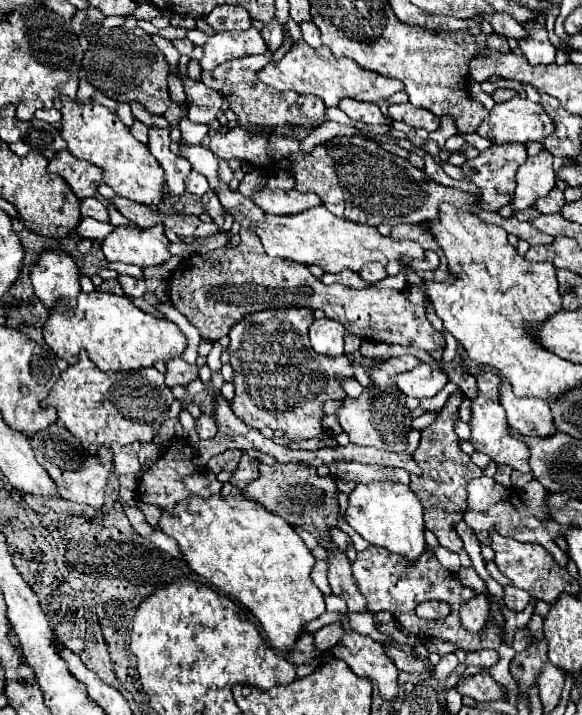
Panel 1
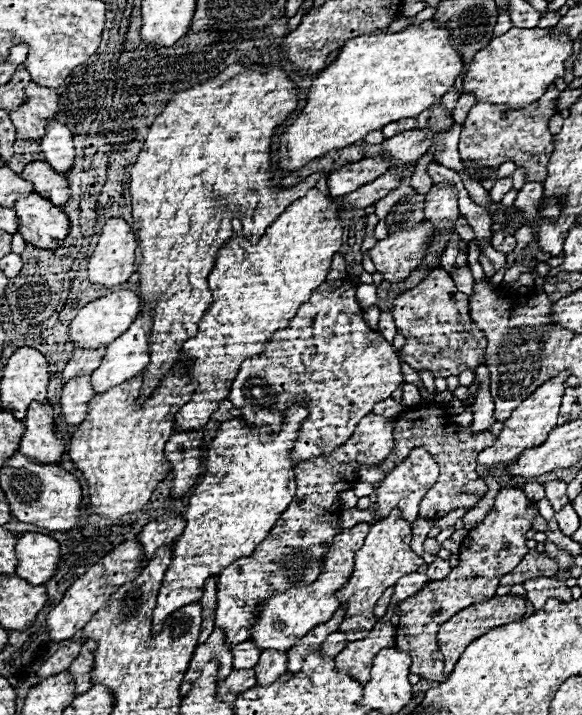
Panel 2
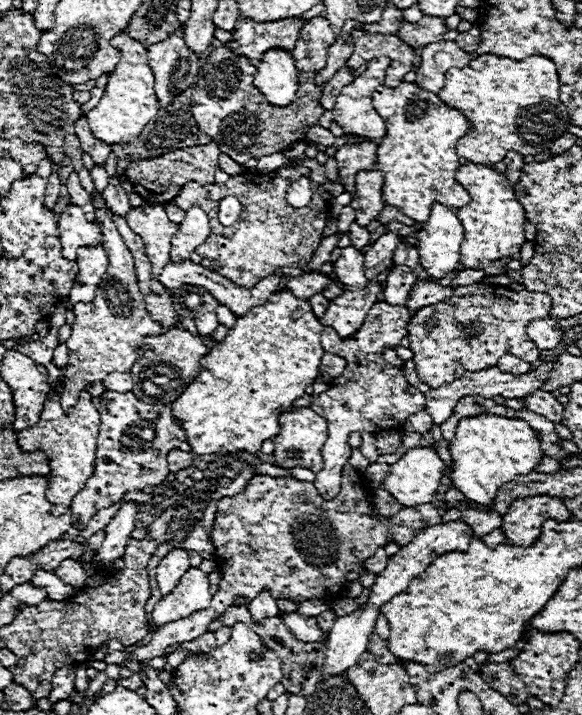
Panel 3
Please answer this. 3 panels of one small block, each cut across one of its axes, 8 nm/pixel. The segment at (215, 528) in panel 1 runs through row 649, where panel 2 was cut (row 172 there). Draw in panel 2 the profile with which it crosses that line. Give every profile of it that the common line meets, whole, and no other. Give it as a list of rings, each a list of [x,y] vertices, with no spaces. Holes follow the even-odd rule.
[[[426,20],[420,26],[408,26],[392,34],[376,30],[348,40],[340,48],[338,58],[326,68],[322,68],[320,74],[312,80],[304,110],[280,134],[280,146],[278,146],[280,174],[296,172],[314,158],[328,154],[330,150],[360,144],[364,136],[368,136],[374,130],[382,130],[390,122],[416,118],[420,112],[440,102],[440,98],[450,90],[460,72],[462,72],[462,58],[458,58],[458,52],[454,52],[450,44],[450,32],[446,32],[446,28],[438,28],[432,20]]]

